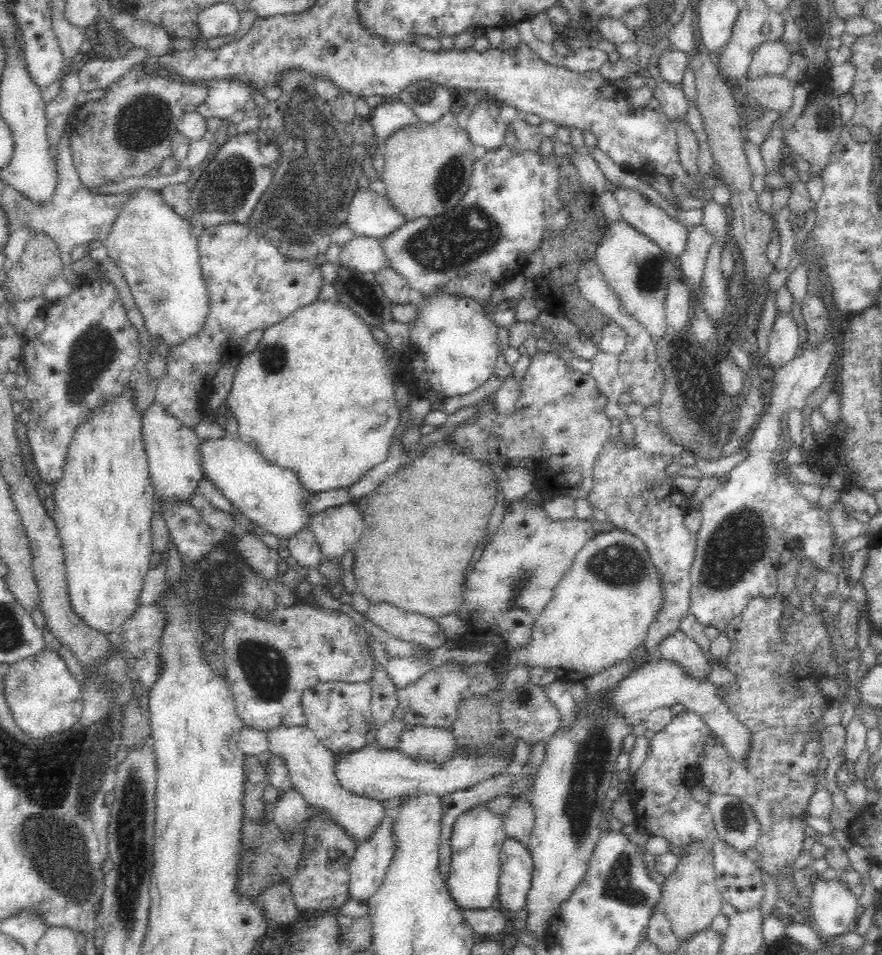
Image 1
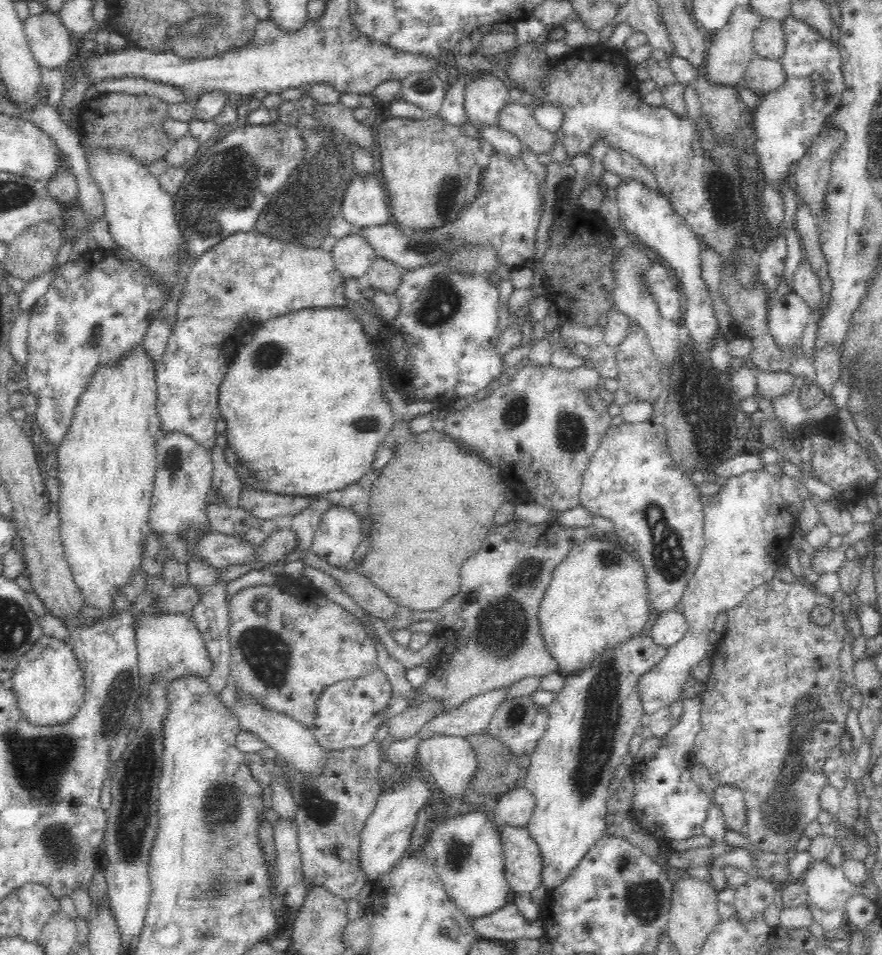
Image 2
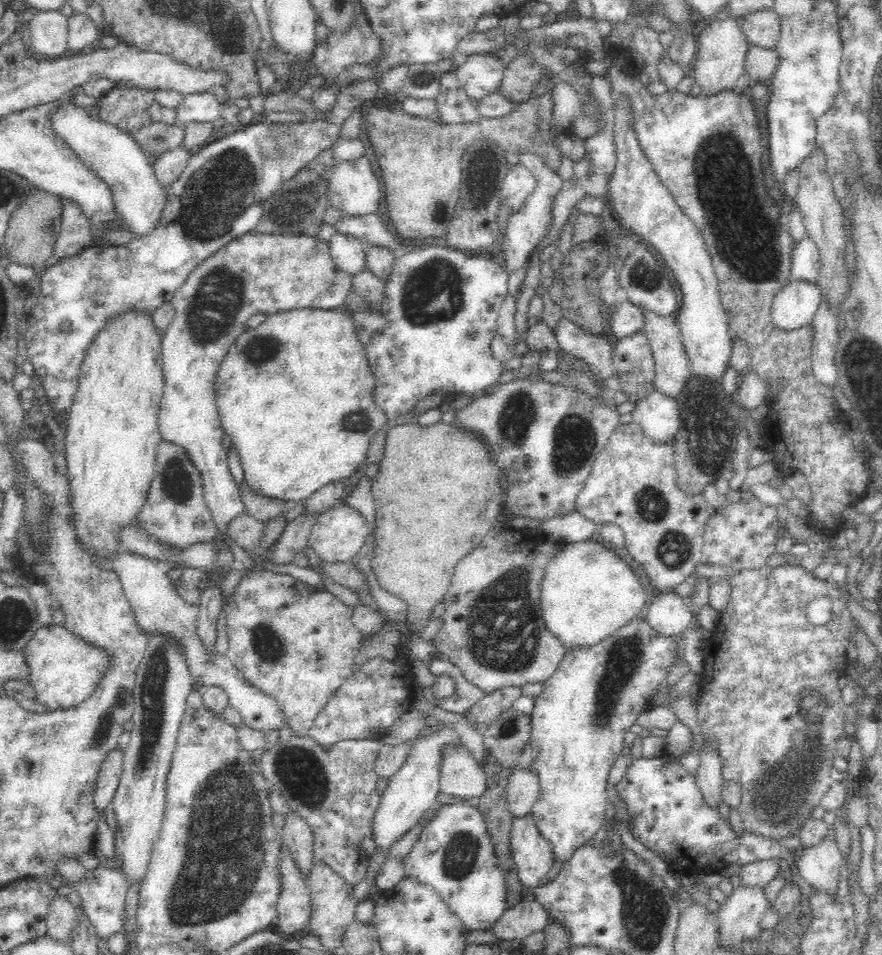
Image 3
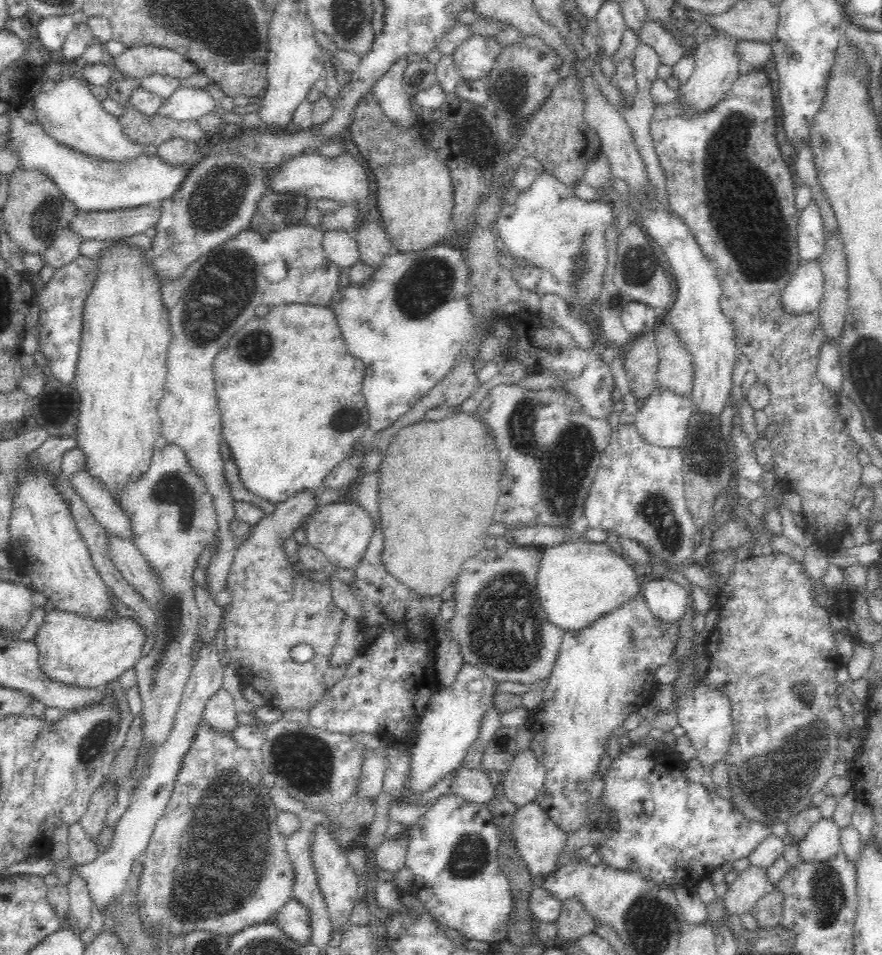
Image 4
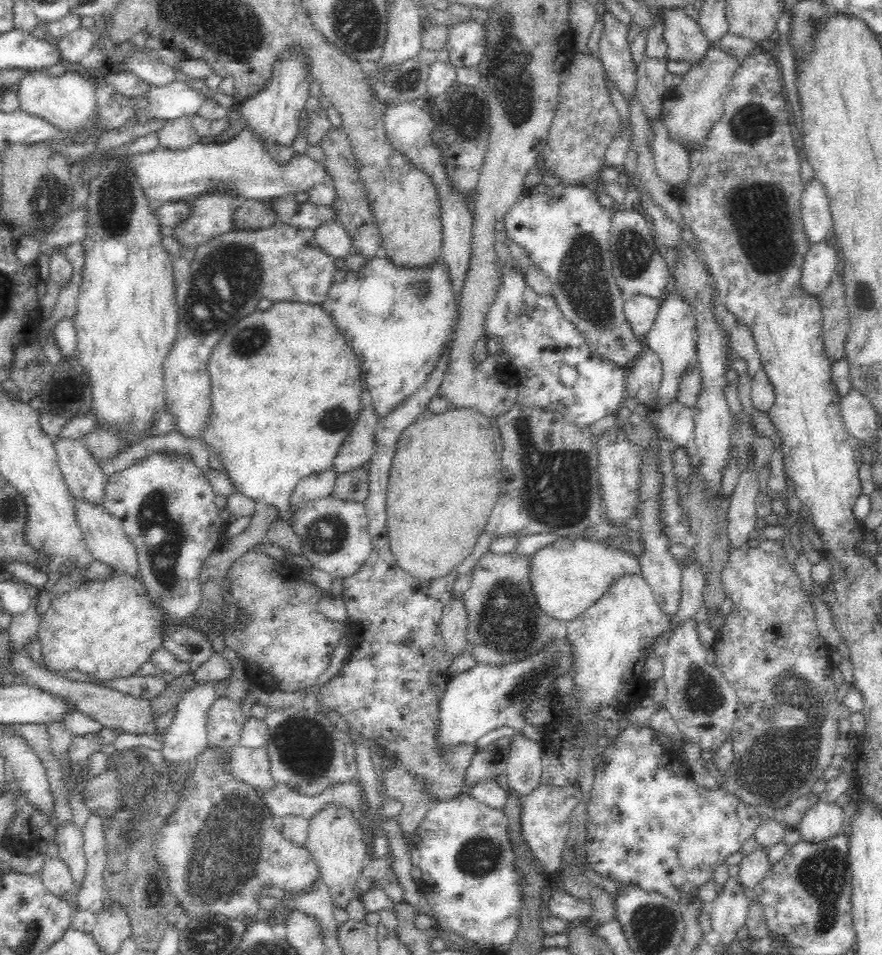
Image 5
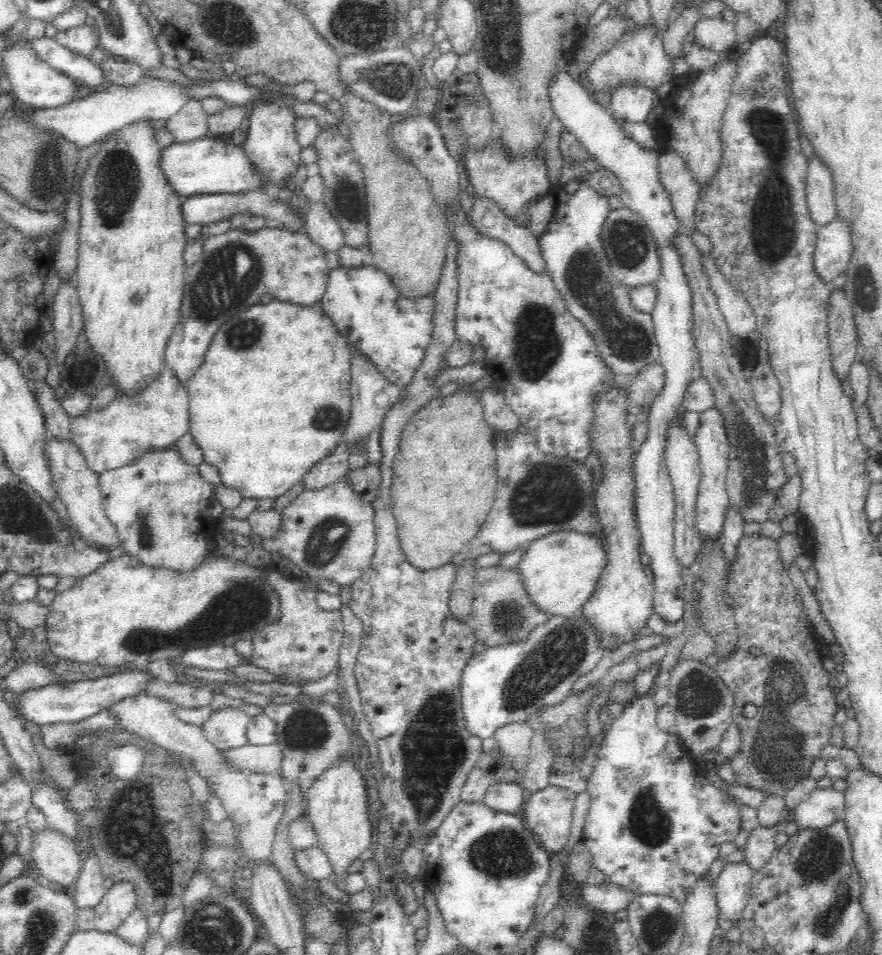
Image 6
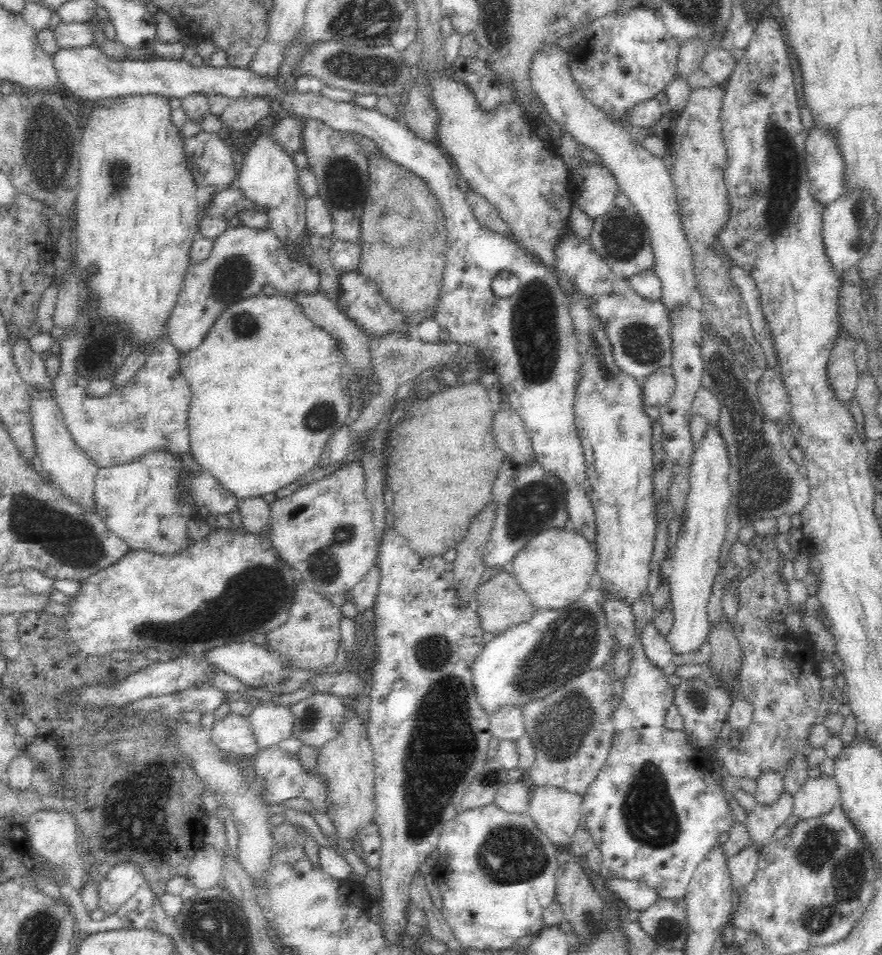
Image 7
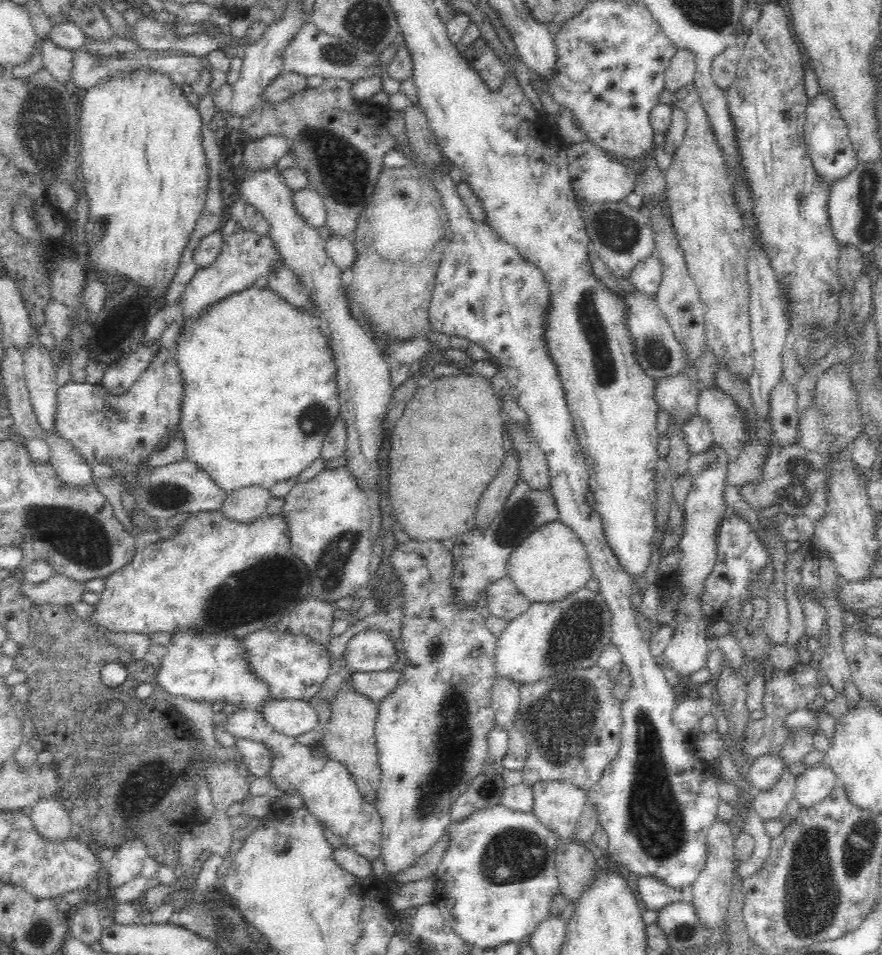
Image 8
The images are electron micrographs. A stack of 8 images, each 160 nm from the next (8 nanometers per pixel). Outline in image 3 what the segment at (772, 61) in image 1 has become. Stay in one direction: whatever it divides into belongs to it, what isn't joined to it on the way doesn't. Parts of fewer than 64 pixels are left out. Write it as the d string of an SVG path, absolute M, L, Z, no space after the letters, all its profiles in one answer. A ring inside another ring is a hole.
M768 7L737 17L737 23L747 42L762 48L774 47L781 31L778 13Z

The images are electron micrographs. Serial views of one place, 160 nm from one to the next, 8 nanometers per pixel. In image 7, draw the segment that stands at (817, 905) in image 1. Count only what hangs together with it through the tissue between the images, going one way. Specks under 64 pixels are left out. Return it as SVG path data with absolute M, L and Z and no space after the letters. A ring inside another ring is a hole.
M821 773L808 776L800 790L793 795L793 814L800 820L828 814L841 801L835 777Z

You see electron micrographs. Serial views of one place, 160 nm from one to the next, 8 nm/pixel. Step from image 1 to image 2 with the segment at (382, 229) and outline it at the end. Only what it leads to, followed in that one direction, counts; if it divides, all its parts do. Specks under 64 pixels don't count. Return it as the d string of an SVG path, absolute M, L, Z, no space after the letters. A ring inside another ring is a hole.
M353 172L341 200L340 214L358 228L392 222L384 184L374 172Z

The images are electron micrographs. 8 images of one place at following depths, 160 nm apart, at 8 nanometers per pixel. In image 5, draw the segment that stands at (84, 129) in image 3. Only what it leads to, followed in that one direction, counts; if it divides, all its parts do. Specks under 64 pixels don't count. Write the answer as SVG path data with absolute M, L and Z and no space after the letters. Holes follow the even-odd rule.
M69 68L61 76L50 76L40 70L26 69L15 86L20 109L26 113L40 116L58 125L66 133L89 126L94 114L95 86L88 81L88 75L82 70Z

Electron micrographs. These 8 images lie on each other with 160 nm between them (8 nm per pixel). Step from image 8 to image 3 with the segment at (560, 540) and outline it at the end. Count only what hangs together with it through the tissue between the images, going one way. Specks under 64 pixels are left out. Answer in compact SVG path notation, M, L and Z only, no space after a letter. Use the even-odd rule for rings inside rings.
M584 540L560 546L554 558L548 561L541 582L540 608L550 633L560 638L568 650L571 647L593 645L610 636L631 618L641 614L647 604L646 598L638 576L628 563L616 555L613 548L609 549L601 542Z

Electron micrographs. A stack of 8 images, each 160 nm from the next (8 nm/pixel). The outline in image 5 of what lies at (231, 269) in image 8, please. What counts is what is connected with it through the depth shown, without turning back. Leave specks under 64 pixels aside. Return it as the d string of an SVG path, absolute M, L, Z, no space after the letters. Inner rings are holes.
M286 224L272 225L265 229L230 230L205 240L192 250L187 277L177 282L179 325L176 341L167 353L163 364L166 407L176 413L176 425L181 434L200 438L198 431L205 425L209 407L210 376L208 359L218 340L230 330L234 322L246 317L262 298L284 300L303 304L321 305L333 283L334 257L324 252L314 240L312 229L299 229Z

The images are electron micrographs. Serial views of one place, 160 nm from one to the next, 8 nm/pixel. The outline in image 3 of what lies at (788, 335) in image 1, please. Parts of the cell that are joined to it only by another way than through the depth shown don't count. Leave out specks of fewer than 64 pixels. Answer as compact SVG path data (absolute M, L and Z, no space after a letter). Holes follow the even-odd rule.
M790 280L775 294L771 318L781 330L796 330L812 322L822 298L822 289L816 281Z

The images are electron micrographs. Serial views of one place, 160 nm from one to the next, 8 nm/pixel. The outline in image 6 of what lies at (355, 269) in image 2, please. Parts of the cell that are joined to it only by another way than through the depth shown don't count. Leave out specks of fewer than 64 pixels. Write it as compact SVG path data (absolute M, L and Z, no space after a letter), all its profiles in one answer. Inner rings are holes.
M321 201L309 203L304 230L312 242L322 247L326 252L337 251L344 245L340 225Z

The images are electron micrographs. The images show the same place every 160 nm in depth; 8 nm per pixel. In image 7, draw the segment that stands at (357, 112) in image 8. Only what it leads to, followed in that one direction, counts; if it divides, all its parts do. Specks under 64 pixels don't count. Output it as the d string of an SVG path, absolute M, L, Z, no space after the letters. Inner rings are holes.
M316 118L301 119L301 150L306 155L307 168L316 177L318 195L326 203L331 214L332 237L343 241L358 241L360 221L370 188L370 158L356 142L354 134L345 130L332 129Z

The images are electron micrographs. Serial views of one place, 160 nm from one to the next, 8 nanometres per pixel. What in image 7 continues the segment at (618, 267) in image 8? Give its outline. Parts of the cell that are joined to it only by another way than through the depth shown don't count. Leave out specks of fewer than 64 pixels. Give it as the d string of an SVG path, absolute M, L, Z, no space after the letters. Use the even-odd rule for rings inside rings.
M615 204L608 212L592 219L593 227L589 238L591 247L602 262L612 269L616 279L628 280L638 271L653 267L655 256L650 233L634 205L622 208Z

